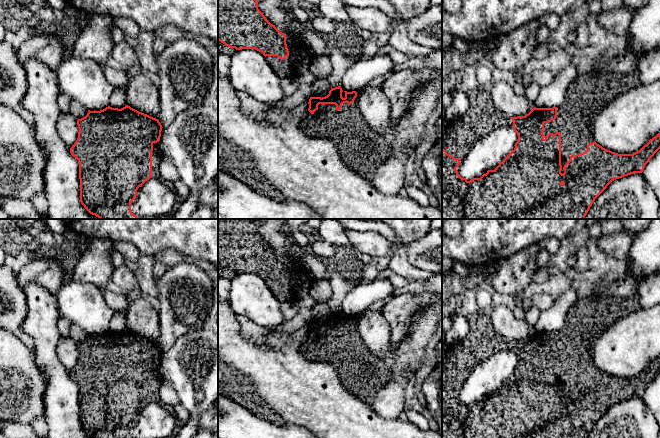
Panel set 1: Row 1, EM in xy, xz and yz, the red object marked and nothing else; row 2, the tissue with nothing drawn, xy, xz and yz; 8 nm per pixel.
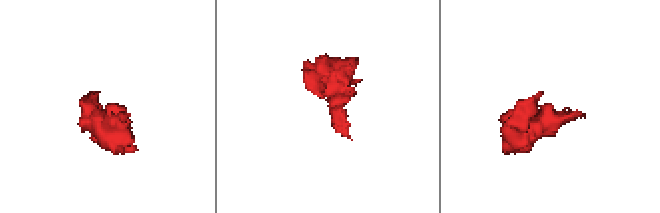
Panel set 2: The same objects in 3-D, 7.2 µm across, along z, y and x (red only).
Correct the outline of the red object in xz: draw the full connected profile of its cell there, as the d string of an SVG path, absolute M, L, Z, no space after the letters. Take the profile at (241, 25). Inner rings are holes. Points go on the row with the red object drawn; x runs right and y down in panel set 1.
M218 0L218 40L236 50L255 49L262 52L281 79L296 77L286 44L286 35L266 19L258 9L257 0Z

